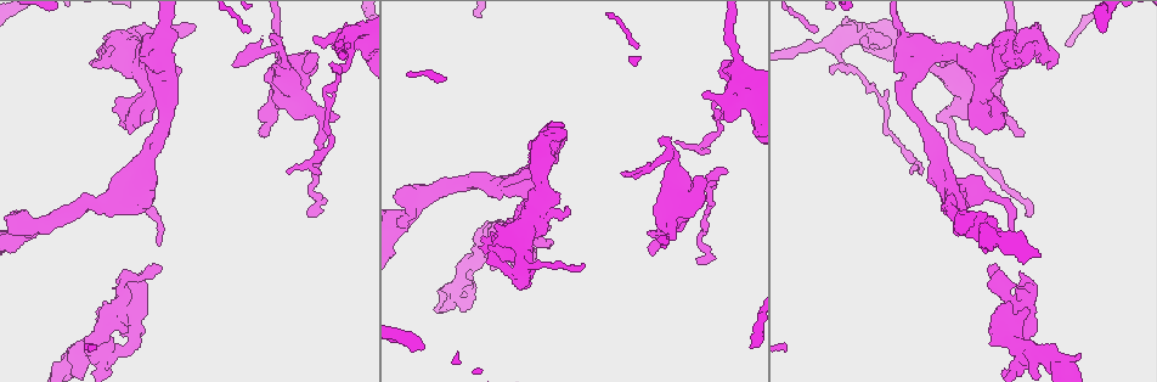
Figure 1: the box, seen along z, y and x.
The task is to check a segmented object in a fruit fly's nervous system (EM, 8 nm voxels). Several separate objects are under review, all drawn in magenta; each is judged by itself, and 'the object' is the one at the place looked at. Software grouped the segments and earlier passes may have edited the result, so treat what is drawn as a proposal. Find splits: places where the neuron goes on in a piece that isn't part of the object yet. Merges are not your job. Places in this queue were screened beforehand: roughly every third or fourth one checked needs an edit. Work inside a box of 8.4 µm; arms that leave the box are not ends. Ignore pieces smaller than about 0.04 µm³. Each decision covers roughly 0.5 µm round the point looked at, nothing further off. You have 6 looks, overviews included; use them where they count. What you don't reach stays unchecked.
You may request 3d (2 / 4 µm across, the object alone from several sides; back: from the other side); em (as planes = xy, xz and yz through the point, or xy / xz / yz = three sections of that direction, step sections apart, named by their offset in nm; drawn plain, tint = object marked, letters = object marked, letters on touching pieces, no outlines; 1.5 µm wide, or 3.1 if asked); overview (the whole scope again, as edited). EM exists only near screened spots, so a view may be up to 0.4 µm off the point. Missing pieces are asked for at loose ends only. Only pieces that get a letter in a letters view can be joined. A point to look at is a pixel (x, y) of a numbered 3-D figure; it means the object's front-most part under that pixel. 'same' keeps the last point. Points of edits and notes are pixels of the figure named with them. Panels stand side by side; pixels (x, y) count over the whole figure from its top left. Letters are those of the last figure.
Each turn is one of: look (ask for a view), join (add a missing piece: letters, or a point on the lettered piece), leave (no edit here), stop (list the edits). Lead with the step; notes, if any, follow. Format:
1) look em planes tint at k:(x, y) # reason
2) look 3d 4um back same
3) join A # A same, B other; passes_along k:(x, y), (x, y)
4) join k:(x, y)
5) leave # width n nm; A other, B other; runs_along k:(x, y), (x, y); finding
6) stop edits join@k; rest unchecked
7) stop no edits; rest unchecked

look em planes tint at 1:(995, 268) # an open end

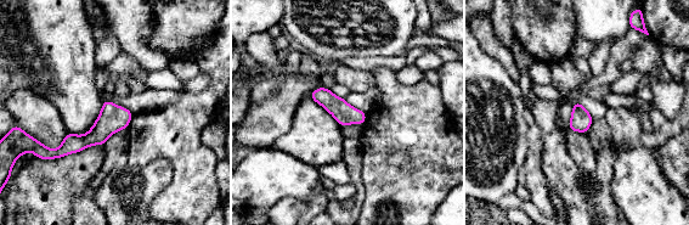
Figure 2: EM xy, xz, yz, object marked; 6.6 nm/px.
look em planes letters same # what lies round it

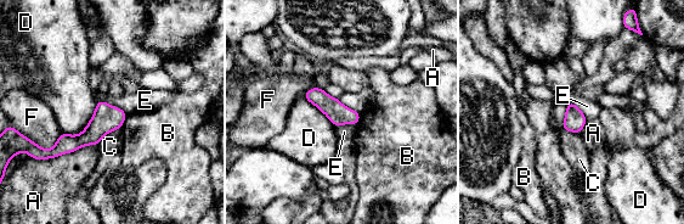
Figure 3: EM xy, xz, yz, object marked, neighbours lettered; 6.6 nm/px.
leave # A other, B other, C other, D other, E other, F other; runs_along 3:(122, 115), (46, 152); none of them fits

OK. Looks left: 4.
look em planes letters at 1:(698, 263) # end of a long branch

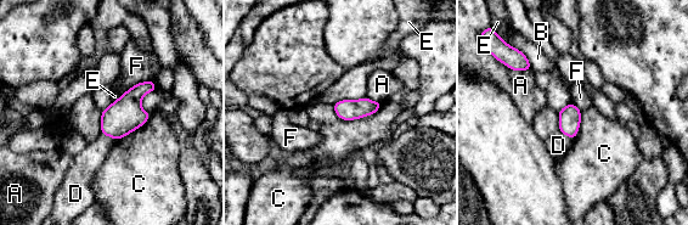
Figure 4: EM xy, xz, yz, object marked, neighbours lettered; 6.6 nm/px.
leave # width 140 nm; A other, B other, C other, D other, E other, F other; border 4:(382, 102), (348, 121), (332, 107); no lettered piece goes on from it

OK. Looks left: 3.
look 3d 4um at 1:(272, 35) # an open end

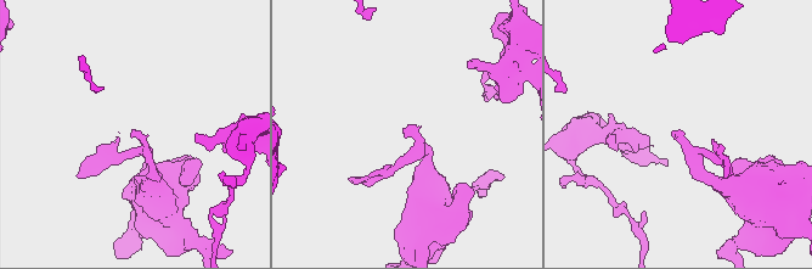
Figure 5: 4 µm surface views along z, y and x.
look em planes plain at 5:(404, 136) # now the EM

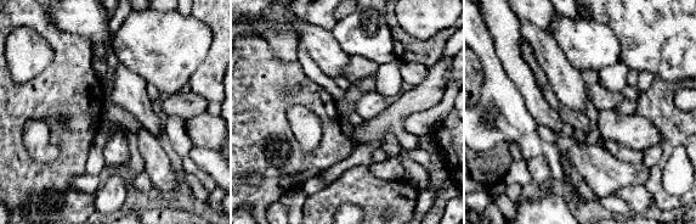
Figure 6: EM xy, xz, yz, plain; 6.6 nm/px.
look em planes letters same

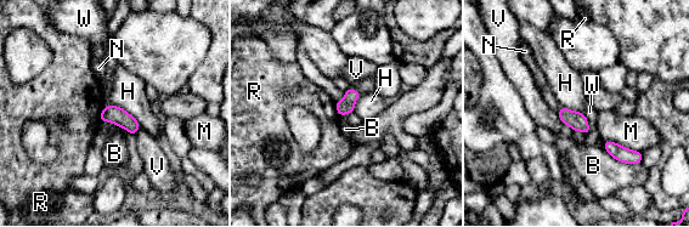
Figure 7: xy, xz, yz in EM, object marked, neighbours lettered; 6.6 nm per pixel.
join N # longest_contact H 300 nm; B other, H other, M other, N same, R other, V other, W other; the neuron continues

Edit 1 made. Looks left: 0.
stop edits join@7; rest unchecked

